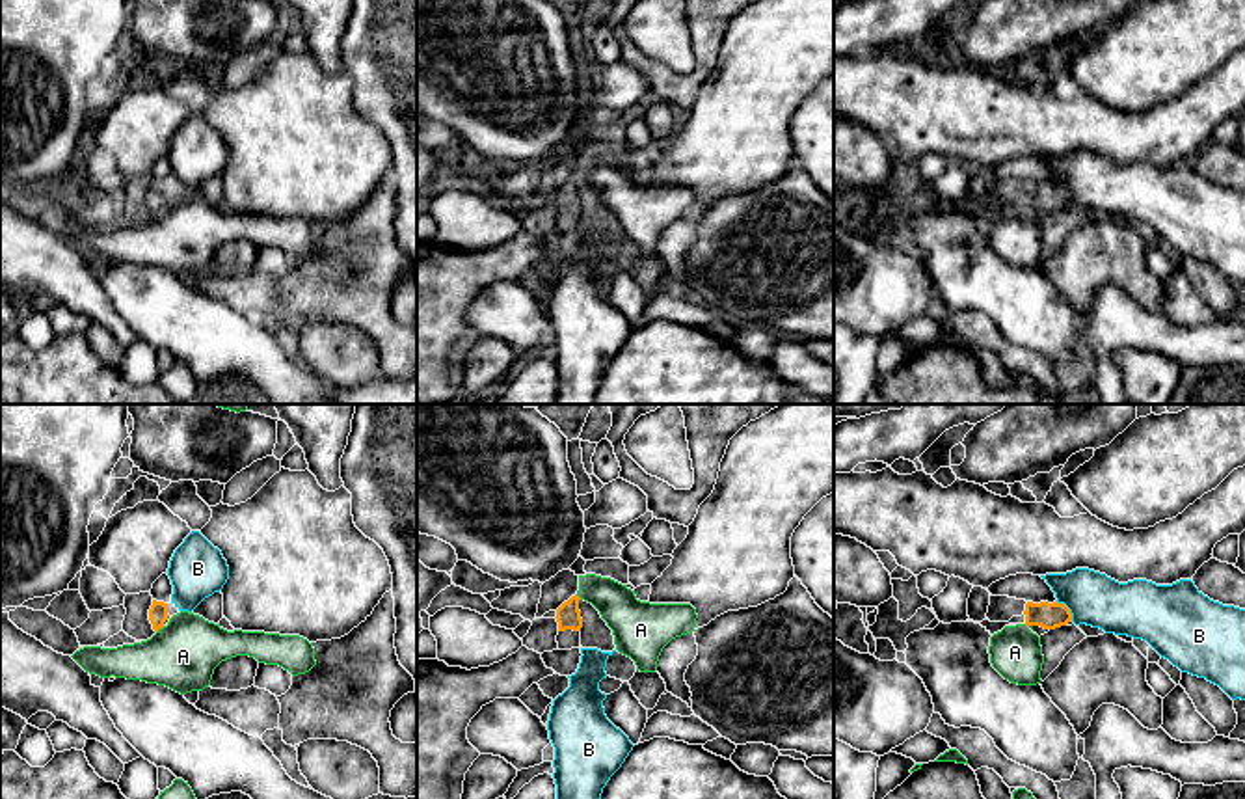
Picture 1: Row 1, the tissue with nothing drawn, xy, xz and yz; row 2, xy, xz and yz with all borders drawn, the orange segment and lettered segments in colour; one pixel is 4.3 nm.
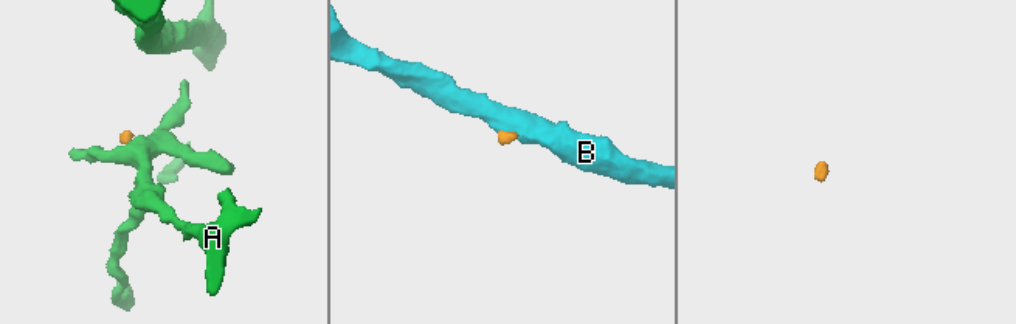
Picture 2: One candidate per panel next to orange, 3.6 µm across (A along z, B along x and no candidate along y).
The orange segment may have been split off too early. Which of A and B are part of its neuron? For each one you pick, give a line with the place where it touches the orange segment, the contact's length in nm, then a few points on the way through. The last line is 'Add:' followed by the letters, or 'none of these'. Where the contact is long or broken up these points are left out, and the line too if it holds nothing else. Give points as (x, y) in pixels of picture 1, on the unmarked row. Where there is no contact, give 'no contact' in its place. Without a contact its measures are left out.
Add: none of these

